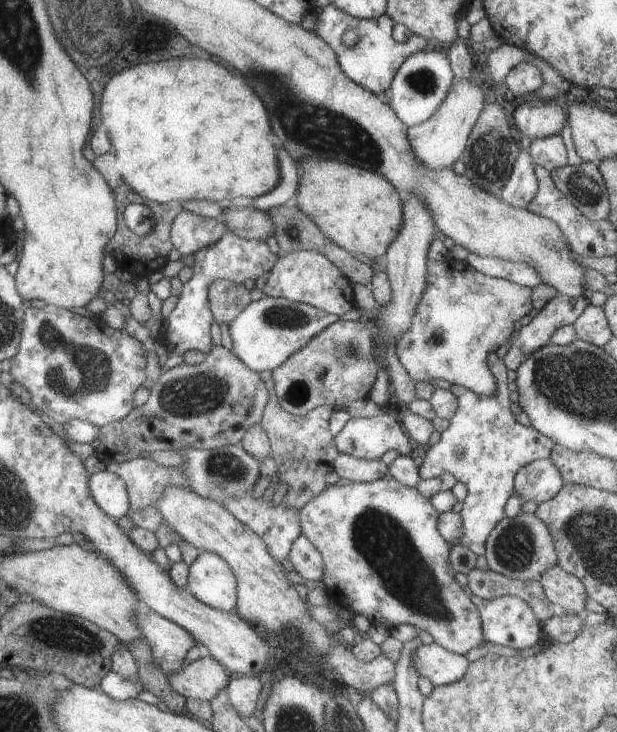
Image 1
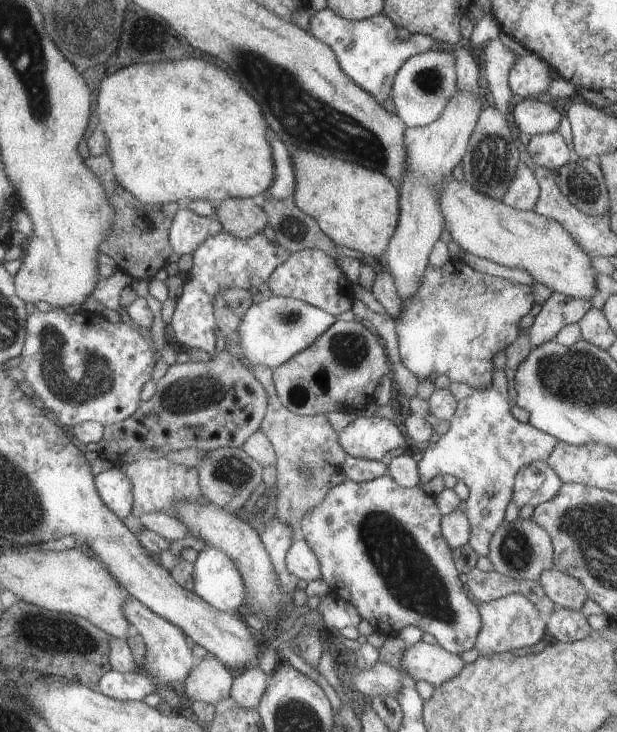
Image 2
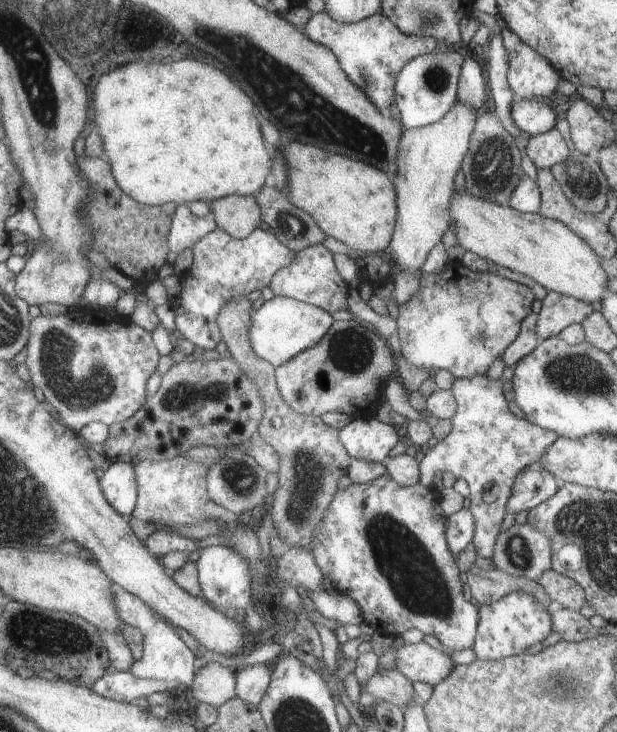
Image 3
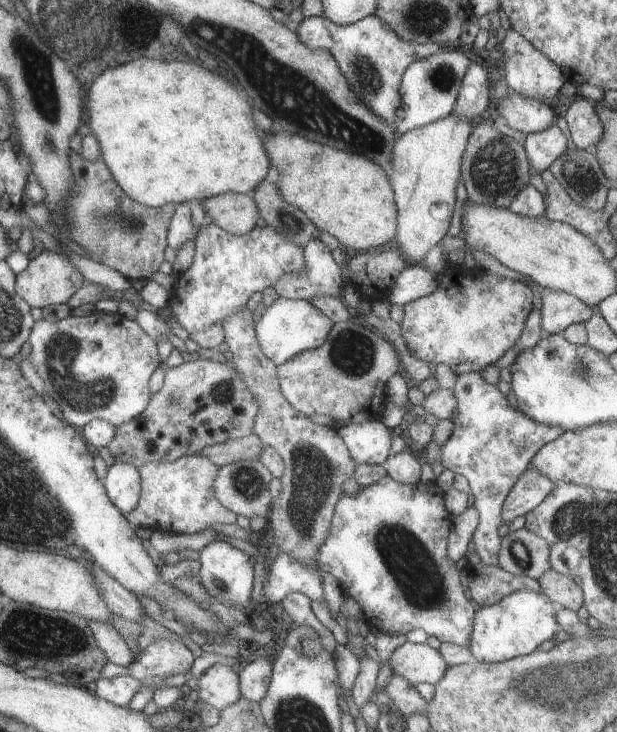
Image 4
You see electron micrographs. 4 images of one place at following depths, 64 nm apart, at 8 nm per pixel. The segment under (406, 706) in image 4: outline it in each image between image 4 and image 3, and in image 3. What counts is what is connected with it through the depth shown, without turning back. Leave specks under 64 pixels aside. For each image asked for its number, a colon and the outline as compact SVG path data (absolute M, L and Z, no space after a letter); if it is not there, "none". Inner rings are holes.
3: M397 670L373 672L373 676L359 686L361 686L361 692L365 692L377 700L391 702L401 712L405 710L407 702L415 696L413 684L405 676L401 676Z

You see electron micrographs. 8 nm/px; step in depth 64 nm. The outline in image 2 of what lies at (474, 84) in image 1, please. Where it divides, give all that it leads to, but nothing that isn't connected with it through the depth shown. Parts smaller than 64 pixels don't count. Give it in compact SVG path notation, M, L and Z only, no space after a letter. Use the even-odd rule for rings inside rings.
M455 92L441 110L439 118L421 128L407 128L403 134L405 144L405 174L397 184L399 188L399 216L395 232L383 252L381 264L391 274L395 292L401 302L411 300L423 282L423 272L429 268L429 254L433 244L441 240L443 218L439 214L439 184L461 162L467 150L469 136L475 122L485 108L483 100L469 92Z

